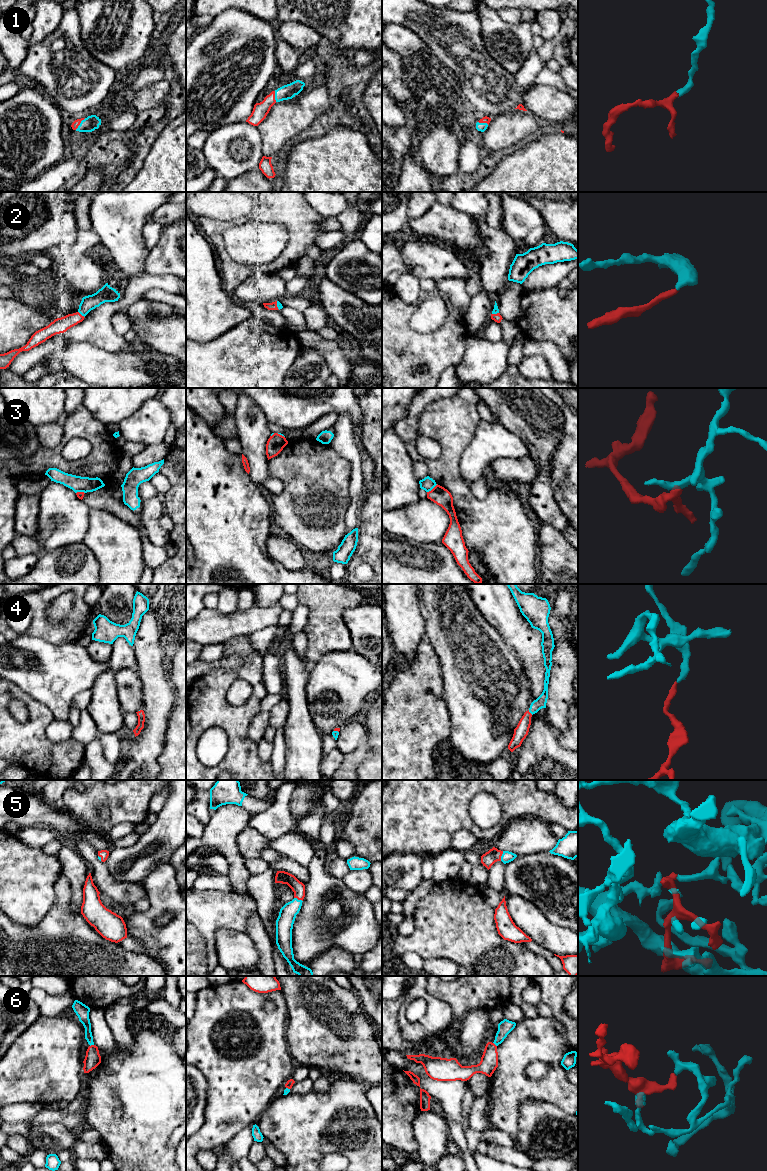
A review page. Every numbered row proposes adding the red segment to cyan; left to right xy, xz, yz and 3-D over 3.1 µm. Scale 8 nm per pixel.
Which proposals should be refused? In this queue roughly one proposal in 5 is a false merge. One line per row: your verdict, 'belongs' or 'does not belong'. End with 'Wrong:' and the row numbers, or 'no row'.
1: belongs
2: belongs
3: does not belong
4: belongs
5: belongs
6: belongs
Wrong: 3

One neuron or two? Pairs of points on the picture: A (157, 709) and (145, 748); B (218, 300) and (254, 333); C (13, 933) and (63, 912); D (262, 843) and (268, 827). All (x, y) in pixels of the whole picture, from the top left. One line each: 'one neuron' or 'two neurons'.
A: one neuron
B: two neurons
C: one neuron
D: two neurons

